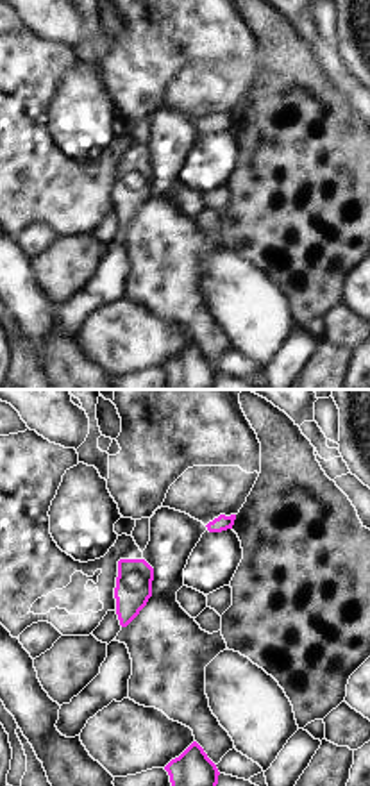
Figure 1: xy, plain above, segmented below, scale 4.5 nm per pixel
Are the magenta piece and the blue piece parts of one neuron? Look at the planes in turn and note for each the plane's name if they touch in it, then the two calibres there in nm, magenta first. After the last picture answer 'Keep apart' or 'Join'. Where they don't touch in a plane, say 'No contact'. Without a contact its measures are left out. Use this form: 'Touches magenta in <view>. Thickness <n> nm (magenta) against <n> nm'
No contact

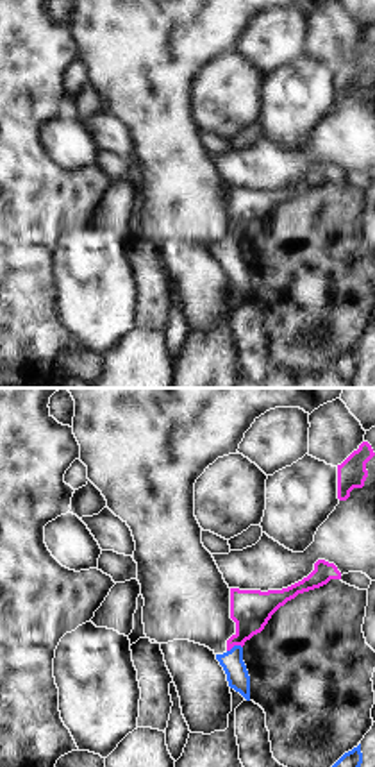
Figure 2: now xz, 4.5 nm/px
Touches magenta in xz. Thickness 180 nm (magenta) against 100 nm

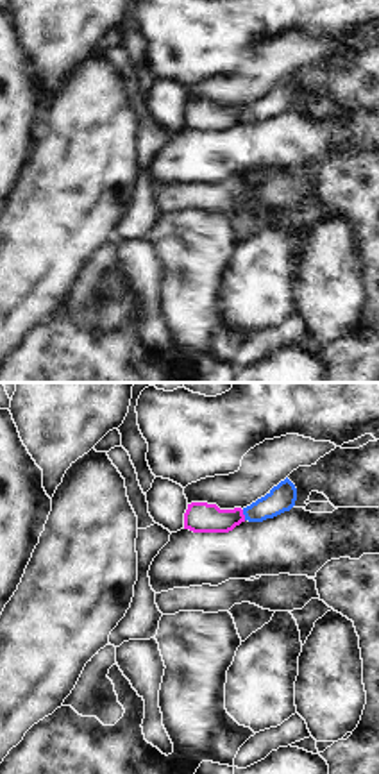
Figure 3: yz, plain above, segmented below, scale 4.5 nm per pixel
Touches magenta in yz. Thickness 140 nm (magenta) against 120 nm

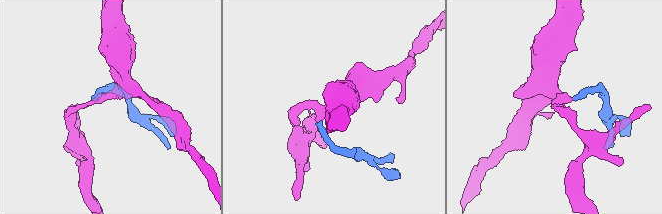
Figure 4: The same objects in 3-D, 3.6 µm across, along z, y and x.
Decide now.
Join

